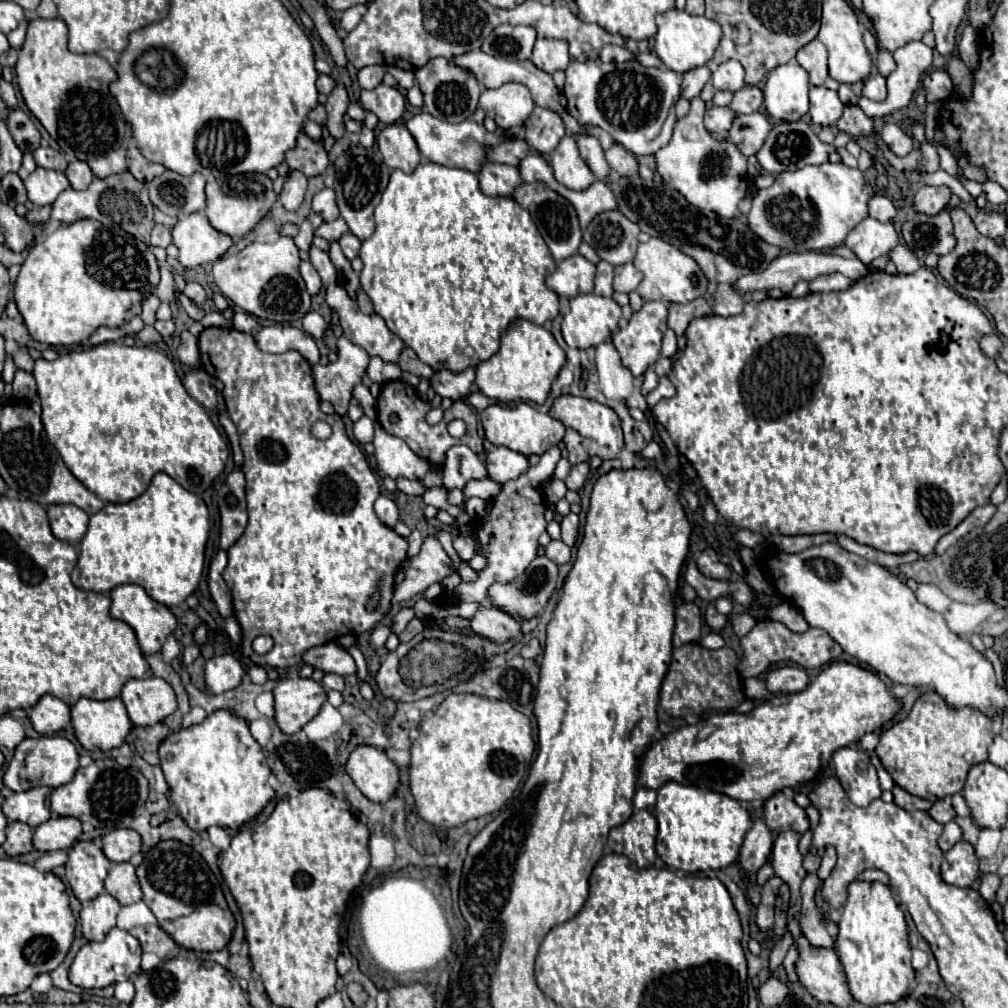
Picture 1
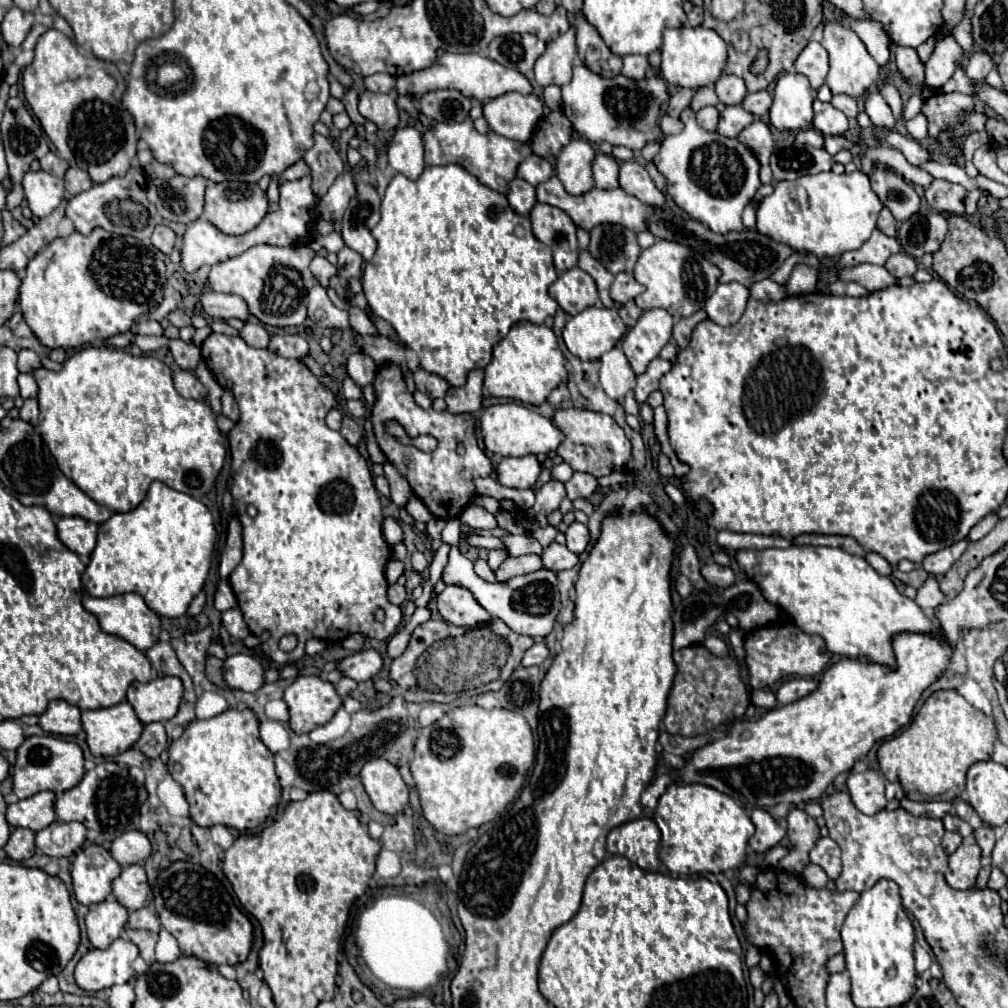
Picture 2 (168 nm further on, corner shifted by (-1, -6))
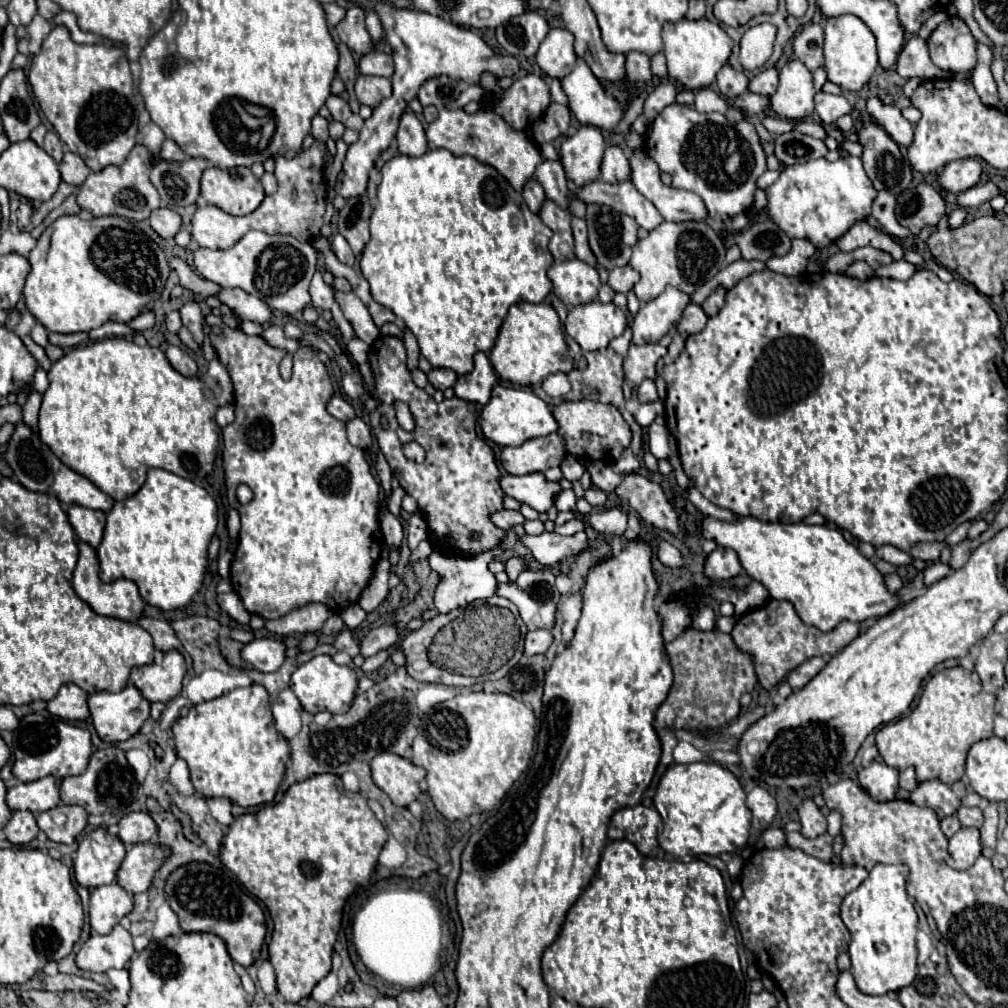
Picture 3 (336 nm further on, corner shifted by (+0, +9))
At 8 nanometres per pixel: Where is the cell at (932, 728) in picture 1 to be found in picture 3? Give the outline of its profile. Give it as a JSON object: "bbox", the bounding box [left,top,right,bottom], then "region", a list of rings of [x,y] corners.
{"bbox":[876,666,996,784],"region":[[[956,666],[940,670],[928,680],[920,702],[906,718],[886,724],[876,732],[880,756],[896,770],[914,766],[918,782],[942,780],[944,784],[954,784],[964,776],[970,746],[992,736],[992,722],[996,716],[994,702],[996,696],[976,684],[964,668]]]}

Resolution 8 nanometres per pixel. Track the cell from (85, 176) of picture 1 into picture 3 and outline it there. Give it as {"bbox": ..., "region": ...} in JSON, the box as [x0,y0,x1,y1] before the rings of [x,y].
{"bbox":[60,152,90,186],"region":[[[66,152],[60,162],[60,174],[62,174],[64,182],[80,186],[86,180],[86,176],[90,174],[90,168],[84,164],[84,160],[78,154]]]}

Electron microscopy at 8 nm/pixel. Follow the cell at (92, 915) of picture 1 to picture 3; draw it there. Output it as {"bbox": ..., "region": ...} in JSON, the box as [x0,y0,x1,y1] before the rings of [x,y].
{"bbox":[90,882,132,934],"region":[[[116,882],[90,890],[90,926],[98,934],[108,934],[128,912],[132,912],[132,896]]]}

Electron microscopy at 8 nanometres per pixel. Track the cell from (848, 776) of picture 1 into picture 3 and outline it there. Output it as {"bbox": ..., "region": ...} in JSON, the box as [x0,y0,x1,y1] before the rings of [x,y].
{"bbox":[858,762,898,802],"region":[[[870,762],[858,772],[858,782],[870,798],[878,802],[894,800],[898,790],[898,770],[882,762]]]}

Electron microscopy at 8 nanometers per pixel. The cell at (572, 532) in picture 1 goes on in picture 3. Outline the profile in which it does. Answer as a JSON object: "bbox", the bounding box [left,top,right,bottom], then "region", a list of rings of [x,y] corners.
{"bbox":[588,508,626,534],"region":[[[612,508],[602,514],[590,514],[588,524],[600,532],[600,534],[624,534],[626,530],[626,510],[622,508]]]}

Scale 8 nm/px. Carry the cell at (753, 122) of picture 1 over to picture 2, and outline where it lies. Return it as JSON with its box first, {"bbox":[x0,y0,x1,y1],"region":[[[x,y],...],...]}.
{"bbox":[737,119,773,165],"region":[[[755,119],[749,127],[745,127],[737,135],[737,139],[753,151],[753,155],[759,159],[761,165],[769,163],[769,155],[771,155],[771,149],[773,149],[773,137],[771,137],[769,127],[763,121]]]}

